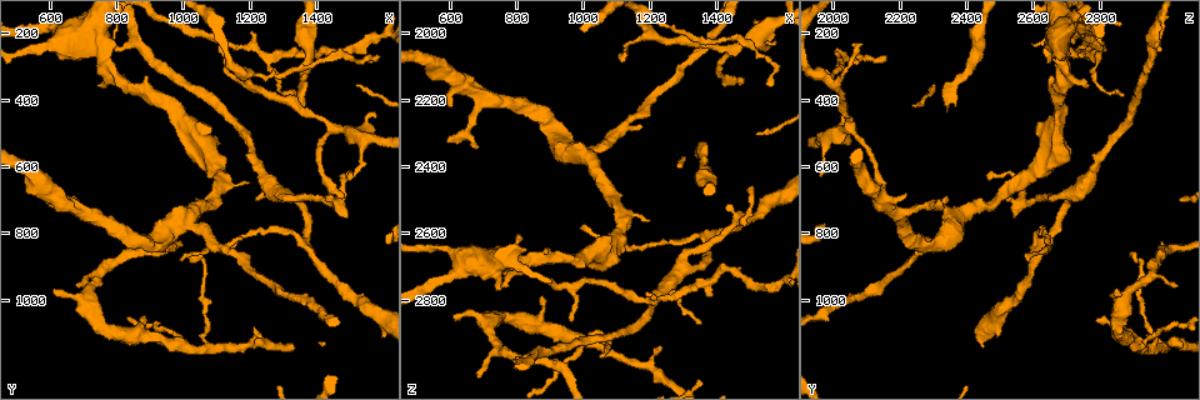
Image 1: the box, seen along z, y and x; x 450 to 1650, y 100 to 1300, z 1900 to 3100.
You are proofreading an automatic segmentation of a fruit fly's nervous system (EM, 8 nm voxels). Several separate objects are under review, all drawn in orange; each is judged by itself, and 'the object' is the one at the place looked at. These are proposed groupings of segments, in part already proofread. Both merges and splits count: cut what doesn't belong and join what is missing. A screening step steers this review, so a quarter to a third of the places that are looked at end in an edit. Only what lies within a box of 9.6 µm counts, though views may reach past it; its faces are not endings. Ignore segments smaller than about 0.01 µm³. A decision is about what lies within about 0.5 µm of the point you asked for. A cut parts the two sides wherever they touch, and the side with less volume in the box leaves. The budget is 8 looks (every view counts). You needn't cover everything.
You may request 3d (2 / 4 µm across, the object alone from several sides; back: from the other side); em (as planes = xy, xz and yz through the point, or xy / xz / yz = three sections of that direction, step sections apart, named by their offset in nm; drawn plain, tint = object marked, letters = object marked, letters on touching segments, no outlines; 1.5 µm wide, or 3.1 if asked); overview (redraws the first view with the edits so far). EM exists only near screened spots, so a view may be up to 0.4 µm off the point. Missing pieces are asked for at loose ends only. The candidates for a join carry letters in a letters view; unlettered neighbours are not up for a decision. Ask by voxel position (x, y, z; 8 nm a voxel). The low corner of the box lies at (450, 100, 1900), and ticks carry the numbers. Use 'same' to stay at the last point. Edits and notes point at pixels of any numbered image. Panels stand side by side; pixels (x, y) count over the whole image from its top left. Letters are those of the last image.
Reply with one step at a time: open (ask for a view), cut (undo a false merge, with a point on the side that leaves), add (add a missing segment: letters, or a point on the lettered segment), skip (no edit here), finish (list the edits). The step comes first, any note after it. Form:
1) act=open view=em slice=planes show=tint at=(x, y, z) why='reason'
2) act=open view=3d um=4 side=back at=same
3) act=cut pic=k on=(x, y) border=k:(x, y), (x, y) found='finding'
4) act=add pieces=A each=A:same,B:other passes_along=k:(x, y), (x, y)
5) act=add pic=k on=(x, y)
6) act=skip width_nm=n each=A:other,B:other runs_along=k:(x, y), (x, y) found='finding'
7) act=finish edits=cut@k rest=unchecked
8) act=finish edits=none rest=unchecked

act=open view=3d um=2 at=(1170, 820, 2280) why='branch stops here'

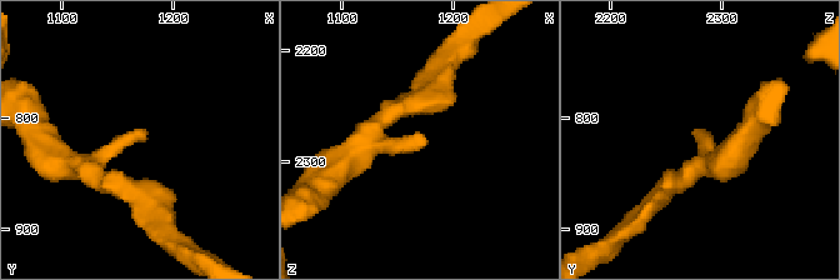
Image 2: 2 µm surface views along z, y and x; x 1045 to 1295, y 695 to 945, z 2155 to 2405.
act=open view=em slice=planes show=letters at=(1174, 810, 2286)

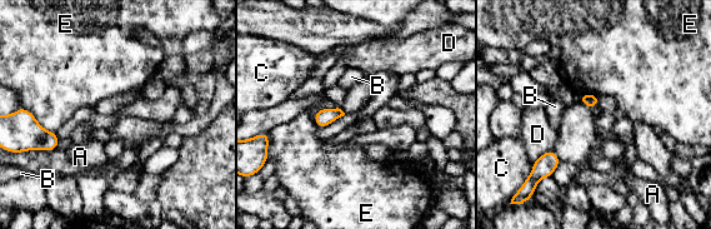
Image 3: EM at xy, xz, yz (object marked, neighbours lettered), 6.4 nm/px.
act=skip each=A:other,B:other,C:other,D:other,E:other border=3:(34, 115), (45, 129), (55, 133) found='none of them fits'

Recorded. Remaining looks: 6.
act=open view=em slice=xy step=8 show=tint at=(1230, 260, 2790) why='a fork'

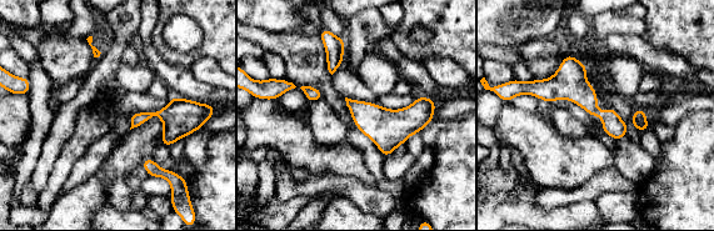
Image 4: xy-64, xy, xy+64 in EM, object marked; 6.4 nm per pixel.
act=open view=em slice=xz step=4 show=letters at=same why='cut it another way'

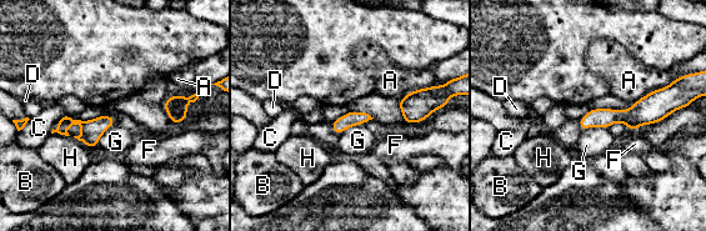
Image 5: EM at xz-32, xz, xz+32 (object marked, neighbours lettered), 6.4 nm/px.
act=skip width_nm=100 longest_contact=A:280nm each=A:other,B:other,C:other,D:other,F:other,G:other,H:other found='all the same neuron'

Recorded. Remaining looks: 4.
act=open view=em slice=planes show=letters at=(1470, 680, 2160) why='thin end'

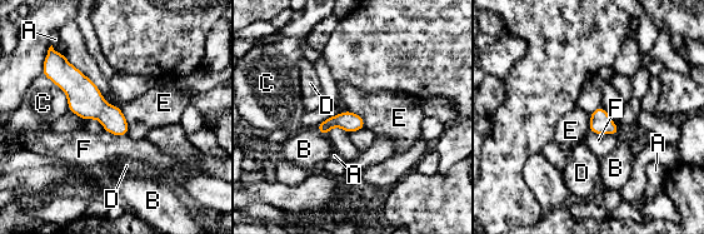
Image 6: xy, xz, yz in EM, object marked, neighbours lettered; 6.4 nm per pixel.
act=skip width_nm=130 each=A:other,B:other,C:other,D:other,E:other,F:other border=6:(119, 106), (126, 120), (129, 134) found='no lettered segment goes on from it'

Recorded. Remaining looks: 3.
act=finish edits=none rest=unchecked

